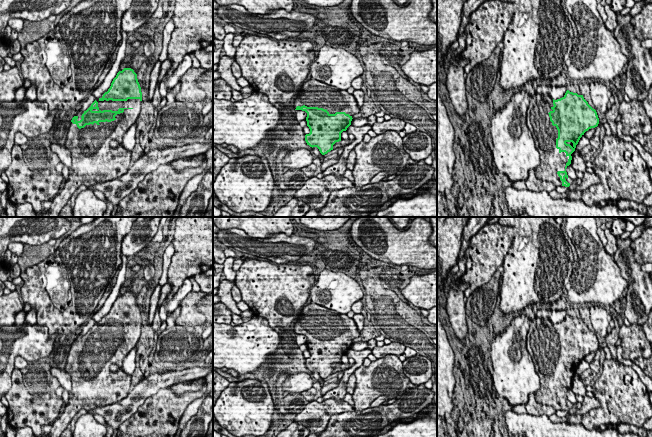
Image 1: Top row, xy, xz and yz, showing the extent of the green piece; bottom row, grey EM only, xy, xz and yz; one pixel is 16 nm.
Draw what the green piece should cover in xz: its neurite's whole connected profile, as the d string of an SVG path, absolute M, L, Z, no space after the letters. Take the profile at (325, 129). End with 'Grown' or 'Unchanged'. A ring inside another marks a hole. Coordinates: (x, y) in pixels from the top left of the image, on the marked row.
M315 79L306 80L293 100L295 110L307 113L306 121L310 133L305 135L305 141L310 147L317 147L322 155L333 150L333 145L341 141L341 133L351 125L352 116L360 113L360 108L353 94L339 90Z. Grown

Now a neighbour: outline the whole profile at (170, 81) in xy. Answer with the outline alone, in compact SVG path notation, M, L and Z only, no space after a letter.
M189 54L183 57L183 61L177 66L173 73L169 76L164 76L160 83L159 92L161 98L166 97L167 89L174 88L178 83L180 77L185 74L185 72L192 67L192 59Z

